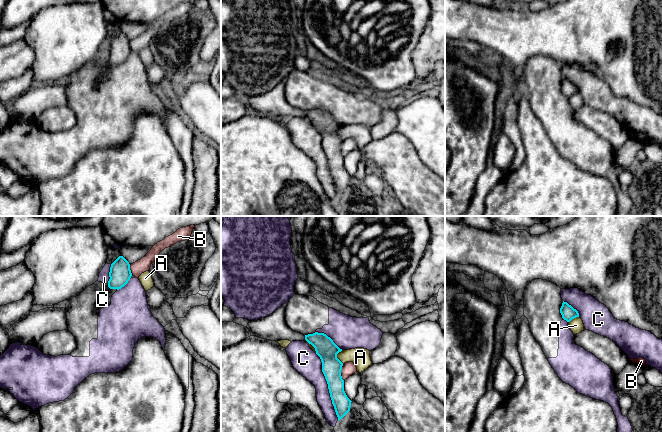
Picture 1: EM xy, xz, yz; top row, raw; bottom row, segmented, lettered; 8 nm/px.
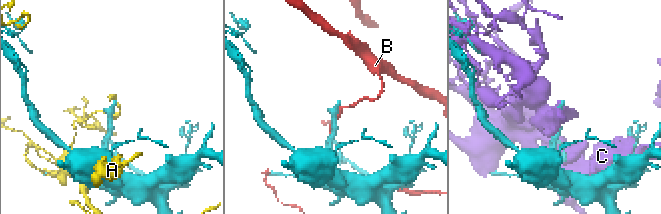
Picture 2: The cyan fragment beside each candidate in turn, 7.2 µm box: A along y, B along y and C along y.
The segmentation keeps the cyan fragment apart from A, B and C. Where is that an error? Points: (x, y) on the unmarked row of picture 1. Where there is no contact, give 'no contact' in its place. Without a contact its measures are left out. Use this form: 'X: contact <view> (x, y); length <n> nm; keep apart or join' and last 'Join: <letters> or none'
A: contact xz (336, 133); length 110 nm; keep apart
B: contact xz (340, 148); length 140 nm; keep apart
C: contact xz (328, 163); length 550 nm; keep apart
Join: none

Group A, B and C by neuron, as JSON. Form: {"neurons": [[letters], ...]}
{"neurons": [["A"], ["B"], ["C"]]}

